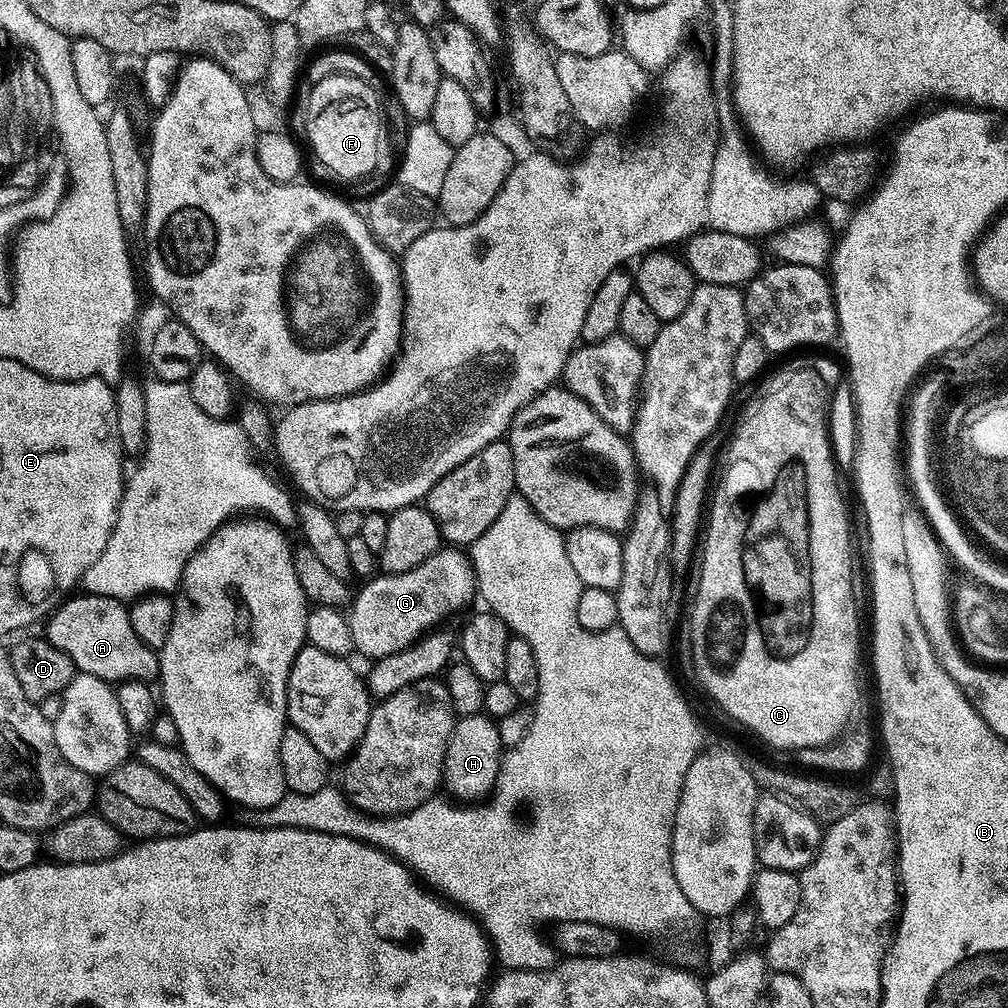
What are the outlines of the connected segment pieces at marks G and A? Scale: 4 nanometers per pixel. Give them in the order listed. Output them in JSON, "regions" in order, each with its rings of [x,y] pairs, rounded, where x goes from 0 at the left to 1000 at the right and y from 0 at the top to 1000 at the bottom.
{"regions":[[[[440,542],[437,547],[432,548],[423,558],[411,562],[411,565],[402,567],[387,567],[384,569],[374,569],[361,579],[352,588],[351,594],[344,604],[345,620],[347,629],[351,629],[351,641],[356,650],[376,653],[395,649],[403,645],[408,639],[412,639],[419,631],[424,631],[434,621],[439,617],[443,611],[448,611],[451,607],[456,607],[464,598],[468,591],[473,590],[472,564],[468,563],[468,558],[463,547],[452,542]]],[[[78,590],[64,594],[47,612],[46,634],[64,647],[83,671],[96,671],[108,677],[154,676],[159,669],[156,644],[145,641],[145,637],[133,629],[127,603],[113,593]]]]}

